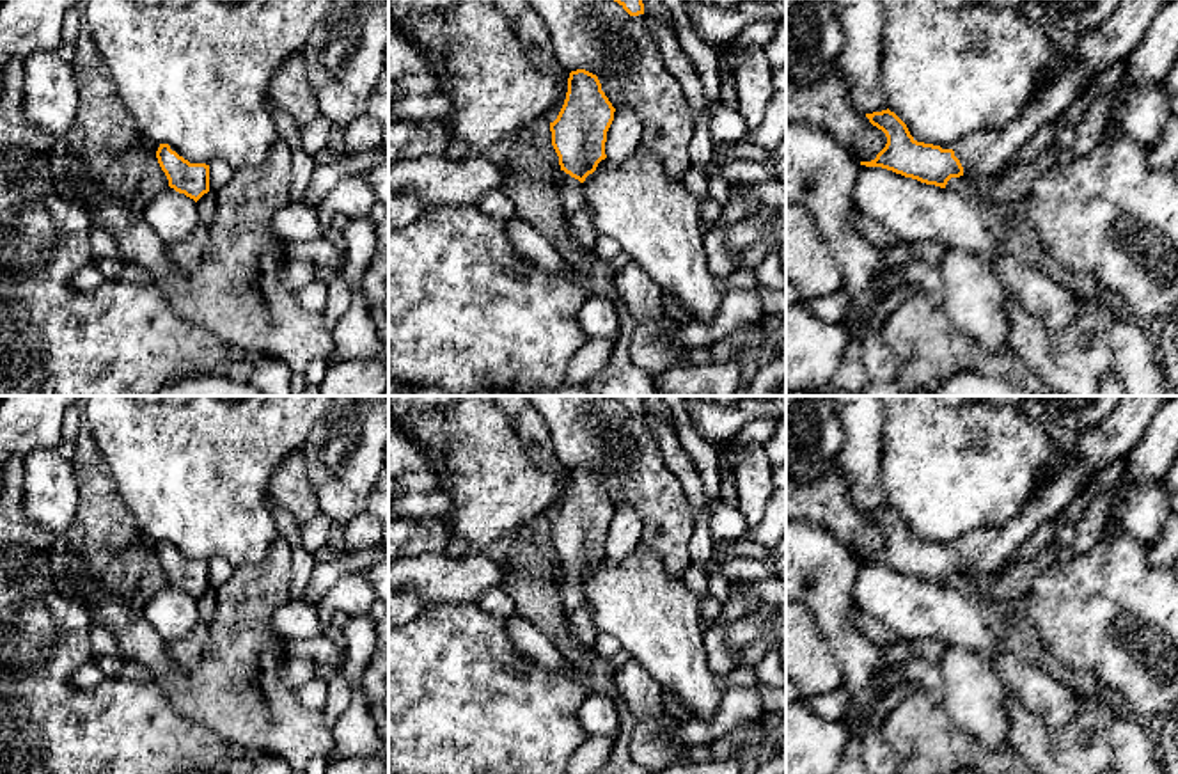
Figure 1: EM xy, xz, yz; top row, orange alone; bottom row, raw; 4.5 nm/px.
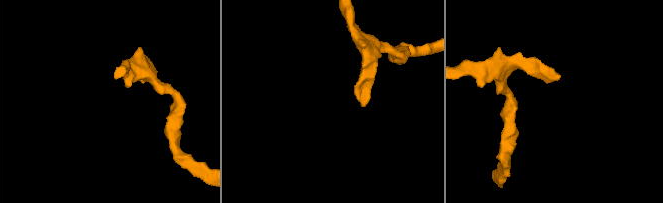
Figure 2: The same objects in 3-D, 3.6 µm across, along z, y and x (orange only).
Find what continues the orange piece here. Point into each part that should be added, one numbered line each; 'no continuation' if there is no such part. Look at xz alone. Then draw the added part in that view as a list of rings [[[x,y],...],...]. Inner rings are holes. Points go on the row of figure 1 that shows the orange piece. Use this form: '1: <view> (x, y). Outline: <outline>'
1: xz (572, 194). Outline: [[[561,170],[561,179],[557,186],[559,186],[559,195],[561,195],[561,204],[568,218],[573,217],[577,211],[580,211],[585,206],[584,188],[578,179]]]

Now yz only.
1: yz (981, 153). Outline: [[[1121,0],[1116,11],[1096,28],[1080,34],[1079,39],[1079,50],[1075,57],[1068,57],[1066,62],[1063,64],[1061,71],[1057,73],[1056,78],[1047,80],[1038,94],[1033,98],[1033,101],[1025,107],[1024,115],[1002,130],[995,131],[974,131],[967,137],[963,137],[960,142],[953,146],[946,146],[942,149],[953,149],[954,156],[960,160],[963,167],[963,178],[972,181],[976,176],[992,176],[999,172],[1006,163],[1011,160],[1011,156],[1047,122],[1056,121],[1079,96],[1084,87],[1084,83],[1095,75],[1109,67],[1111,64],[1118,60],[1125,60],[1132,55],[1132,51],[1137,48],[1141,39],[1144,37],[1150,23],[1153,18],[1160,12],[1160,9],[1167,4],[1169,0]]]

